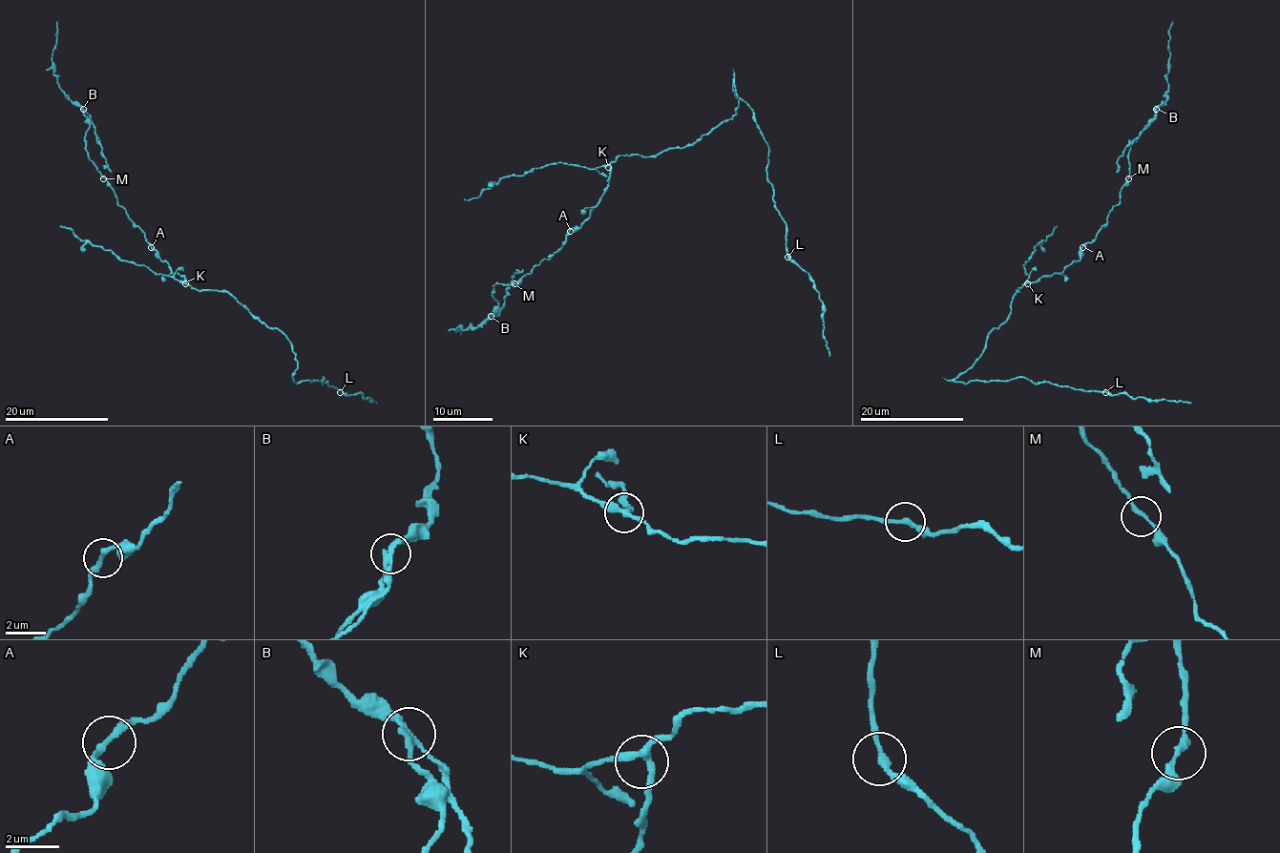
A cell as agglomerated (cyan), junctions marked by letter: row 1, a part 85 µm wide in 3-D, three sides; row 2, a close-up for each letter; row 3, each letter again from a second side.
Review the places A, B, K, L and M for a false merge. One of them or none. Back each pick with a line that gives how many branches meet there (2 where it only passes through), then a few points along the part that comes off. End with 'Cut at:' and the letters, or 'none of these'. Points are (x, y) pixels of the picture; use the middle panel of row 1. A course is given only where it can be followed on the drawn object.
B: 3 | (491, 316), (475, 326), (464, 329), (459, 326), (454, 331), (459, 329), (460, 334)
Cut at: B

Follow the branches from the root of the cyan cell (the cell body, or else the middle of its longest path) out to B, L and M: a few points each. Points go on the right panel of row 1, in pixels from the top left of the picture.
B: (1018, 291), (1080, 259), (1080, 249), (1119, 203), (1129, 175), (1128, 151), (1157, 109)
L: (1018, 291), (1009, 317), (987, 336), (980, 357), (954, 380), (1026, 378), (1105, 392)
M: (1018, 291), (1080, 259), (1080, 249), (1119, 203), (1128, 178)

